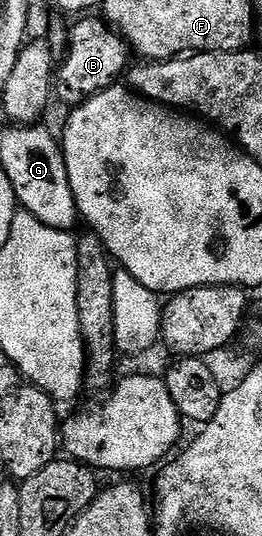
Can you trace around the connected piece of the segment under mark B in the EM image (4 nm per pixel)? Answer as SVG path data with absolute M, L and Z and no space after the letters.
M82 17L78 24L71 26L70 30L70 47L67 49L66 58L60 63L60 68L56 73L56 95L67 103L67 108L73 109L82 103L87 103L93 95L98 95L104 89L115 86L118 79L127 74L128 64L132 59L132 52L126 46L126 40L106 22L105 18L90 19L94 17Z

